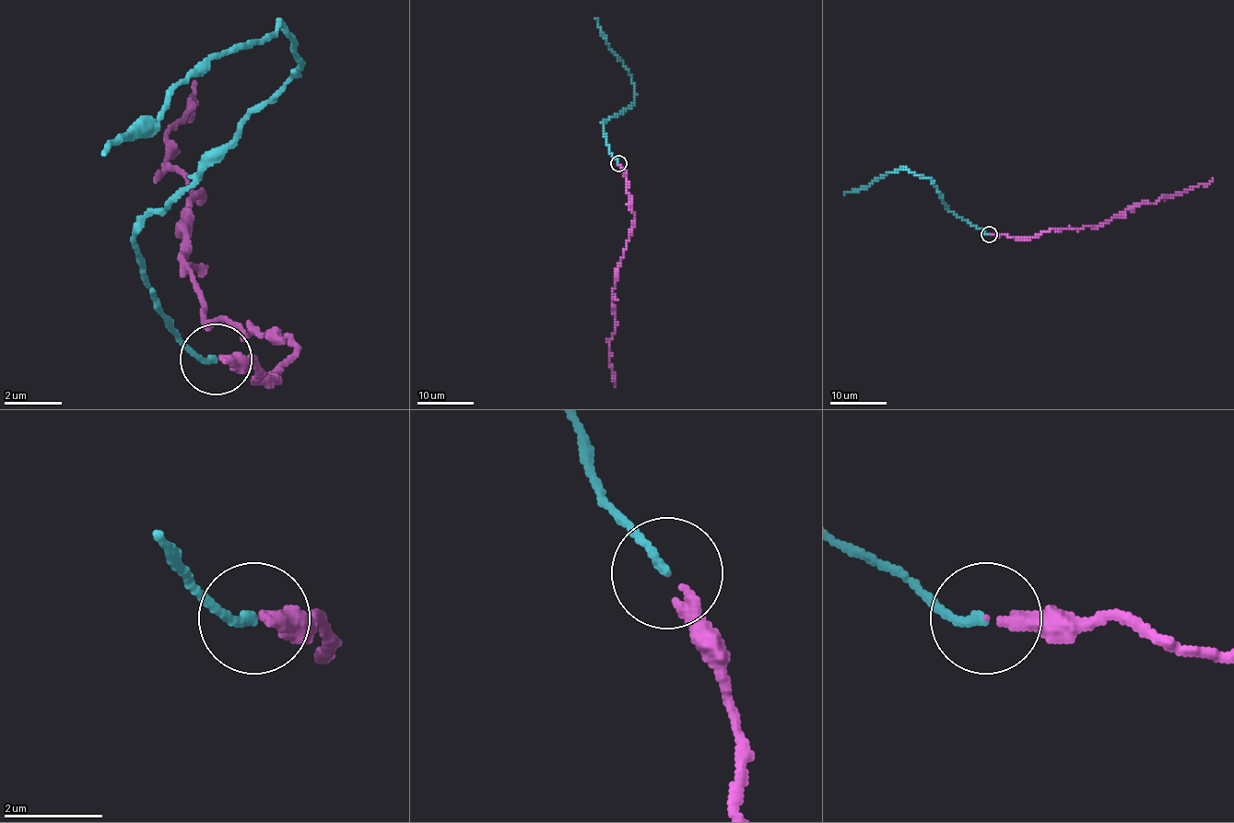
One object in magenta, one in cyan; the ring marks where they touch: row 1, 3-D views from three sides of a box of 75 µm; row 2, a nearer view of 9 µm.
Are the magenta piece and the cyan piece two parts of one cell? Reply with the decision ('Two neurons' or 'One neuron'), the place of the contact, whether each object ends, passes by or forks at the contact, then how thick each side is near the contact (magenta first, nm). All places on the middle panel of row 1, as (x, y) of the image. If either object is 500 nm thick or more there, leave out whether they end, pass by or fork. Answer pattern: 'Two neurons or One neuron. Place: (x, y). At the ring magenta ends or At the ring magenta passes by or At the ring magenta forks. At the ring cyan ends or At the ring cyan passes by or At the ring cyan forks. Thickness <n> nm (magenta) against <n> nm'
One neuron. Place: (618, 163). At the ring magenta ends. At the ring cyan ends. Thickness 200 nm (magenta) against 170 nm

